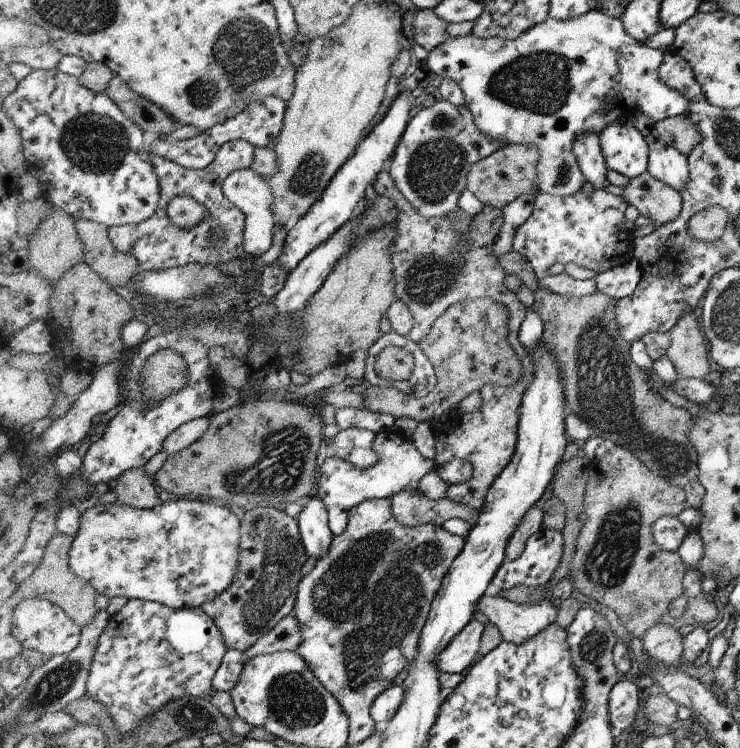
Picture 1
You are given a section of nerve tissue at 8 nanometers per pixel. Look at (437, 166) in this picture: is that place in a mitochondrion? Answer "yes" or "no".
yes

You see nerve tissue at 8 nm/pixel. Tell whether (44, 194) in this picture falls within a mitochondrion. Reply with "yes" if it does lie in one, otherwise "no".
no

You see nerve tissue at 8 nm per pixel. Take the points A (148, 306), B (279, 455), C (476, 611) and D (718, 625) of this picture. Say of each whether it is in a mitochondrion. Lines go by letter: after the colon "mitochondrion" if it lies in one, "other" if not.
A: other
B: mitochondrion
C: other
D: other

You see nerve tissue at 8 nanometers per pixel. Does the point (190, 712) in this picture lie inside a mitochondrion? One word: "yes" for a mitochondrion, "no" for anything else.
yes

